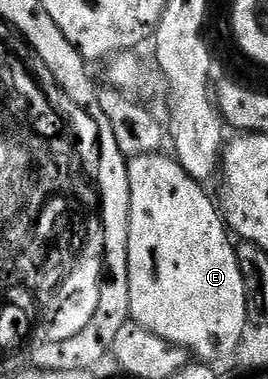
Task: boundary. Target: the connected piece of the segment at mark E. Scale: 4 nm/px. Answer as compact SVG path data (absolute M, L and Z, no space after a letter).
M165 152L149 153L139 157L129 158L127 164L128 187L130 188L130 230L128 231L128 283L130 284L130 315L133 324L144 327L160 339L168 339L174 345L187 349L195 358L206 363L218 363L221 357L229 358L240 343L248 328L246 315L246 292L244 277L240 275L240 265L234 254L235 242L226 228L226 222L219 206L210 197L206 197L203 186L184 171L184 167L173 156Z

